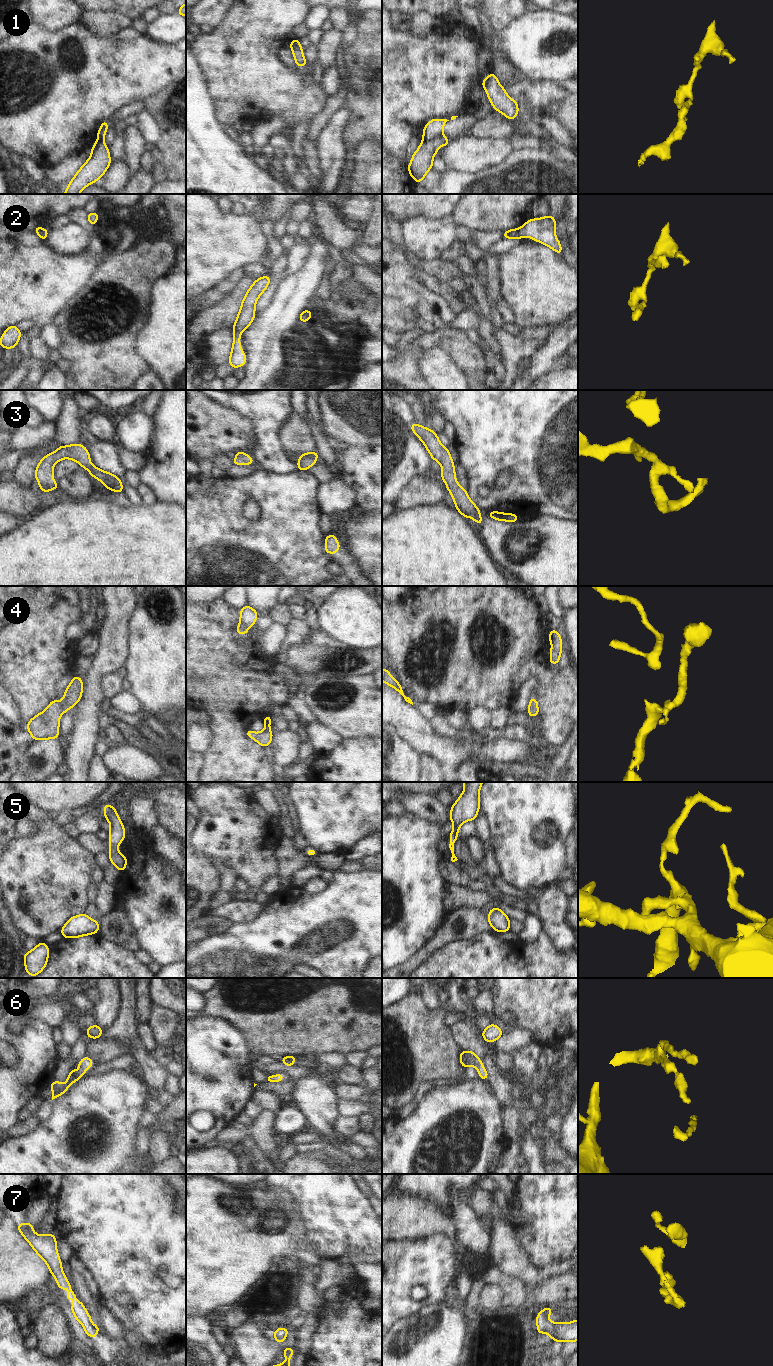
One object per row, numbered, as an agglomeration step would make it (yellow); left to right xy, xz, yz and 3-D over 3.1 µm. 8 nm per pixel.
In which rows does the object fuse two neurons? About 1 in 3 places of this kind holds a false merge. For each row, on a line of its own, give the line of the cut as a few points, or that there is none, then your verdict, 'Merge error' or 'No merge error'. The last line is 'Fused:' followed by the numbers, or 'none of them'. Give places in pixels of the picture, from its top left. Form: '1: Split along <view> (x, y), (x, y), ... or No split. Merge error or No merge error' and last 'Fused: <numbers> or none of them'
1: Split along yz (441, 134), (430, 140), (423, 140). Merge error
2: No split. No merge error
3: No split. No merge error
4: No split. No merge error
5: No split. No merge error
6: No split. No merge error
7: No split. No merge error
Fused: 1

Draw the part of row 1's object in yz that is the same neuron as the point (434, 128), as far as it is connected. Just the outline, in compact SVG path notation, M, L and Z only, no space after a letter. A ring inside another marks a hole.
M432 119L426 124L423 129L423 140L431 141L435 137L441 136L443 134L444 124L449 121L447 119Z

